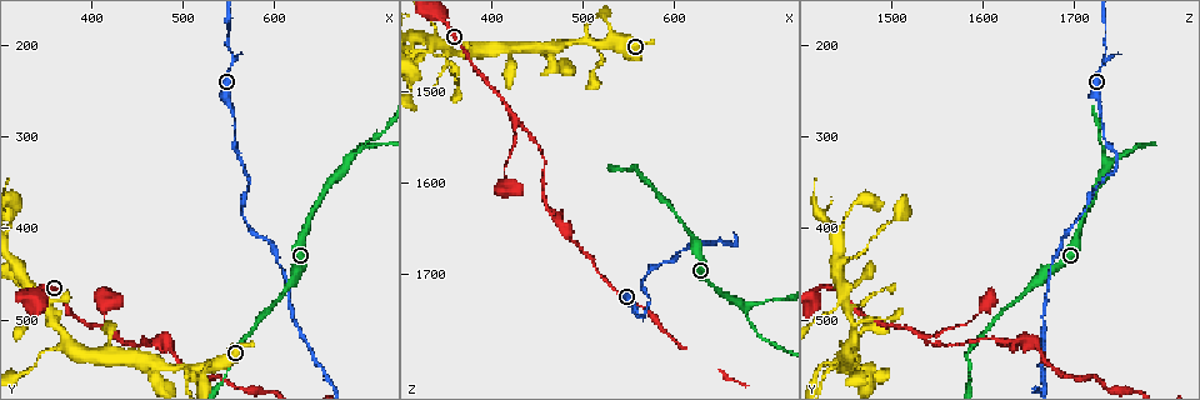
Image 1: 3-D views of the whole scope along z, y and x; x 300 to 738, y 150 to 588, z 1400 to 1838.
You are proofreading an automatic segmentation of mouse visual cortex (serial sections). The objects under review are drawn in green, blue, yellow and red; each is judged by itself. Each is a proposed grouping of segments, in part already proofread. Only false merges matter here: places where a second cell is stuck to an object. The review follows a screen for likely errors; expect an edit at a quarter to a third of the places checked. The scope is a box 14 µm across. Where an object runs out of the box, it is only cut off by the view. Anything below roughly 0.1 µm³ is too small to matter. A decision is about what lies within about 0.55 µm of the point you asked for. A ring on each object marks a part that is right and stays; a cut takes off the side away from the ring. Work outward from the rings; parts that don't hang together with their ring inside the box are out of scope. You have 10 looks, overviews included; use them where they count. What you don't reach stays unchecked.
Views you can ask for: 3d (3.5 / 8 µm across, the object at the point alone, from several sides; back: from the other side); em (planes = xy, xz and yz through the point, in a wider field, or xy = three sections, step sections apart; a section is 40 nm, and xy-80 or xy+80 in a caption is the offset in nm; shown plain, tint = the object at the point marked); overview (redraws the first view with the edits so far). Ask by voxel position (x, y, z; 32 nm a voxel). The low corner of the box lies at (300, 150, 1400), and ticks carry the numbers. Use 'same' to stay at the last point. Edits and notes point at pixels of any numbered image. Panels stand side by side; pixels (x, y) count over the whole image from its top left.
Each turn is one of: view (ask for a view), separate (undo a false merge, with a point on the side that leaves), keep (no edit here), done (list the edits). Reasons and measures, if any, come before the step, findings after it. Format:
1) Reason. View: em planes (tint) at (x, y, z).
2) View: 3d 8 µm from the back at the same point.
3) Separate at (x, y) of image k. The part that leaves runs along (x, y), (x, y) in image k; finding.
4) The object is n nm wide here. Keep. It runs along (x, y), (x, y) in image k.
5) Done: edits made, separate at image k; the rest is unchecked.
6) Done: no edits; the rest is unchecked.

Thick turns thin. View: 3d 3.5 µm at (675, 335, 1735).

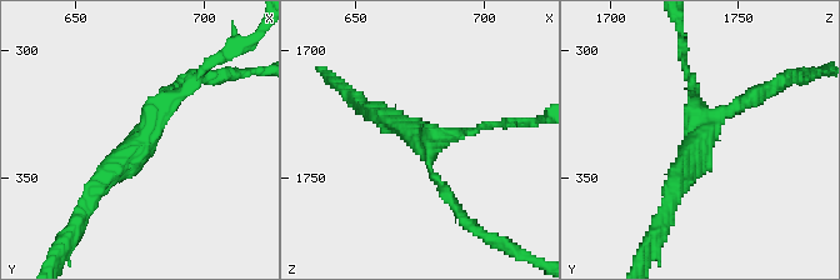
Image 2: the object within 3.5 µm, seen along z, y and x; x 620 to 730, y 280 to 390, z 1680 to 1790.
3 arms meet here; the arms are 150, 150, 250 nm wide; need the tissue. View: em xy step 5 (tint) at (676, 333, 1735).

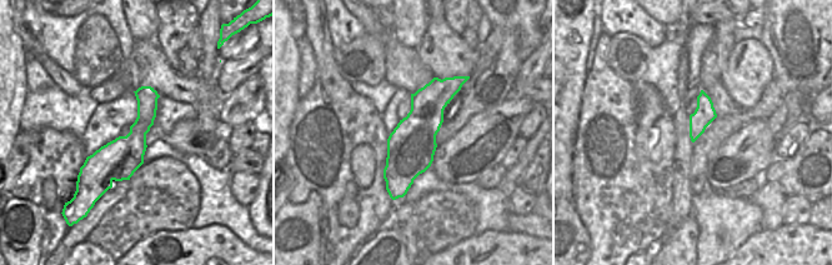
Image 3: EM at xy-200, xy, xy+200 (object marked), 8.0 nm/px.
Keep. Continuous, no second cell.

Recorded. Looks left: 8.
A narrow waist. View: em xy step 3 (tint) at (555, 205, 1730).

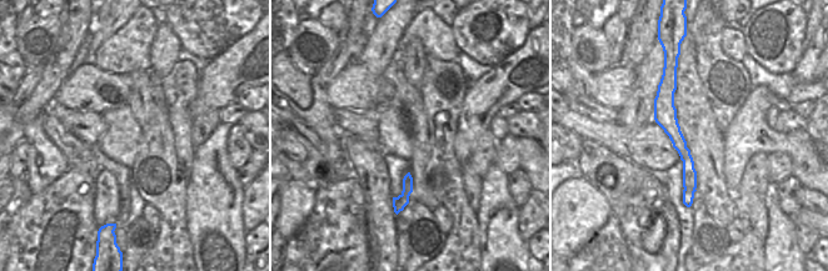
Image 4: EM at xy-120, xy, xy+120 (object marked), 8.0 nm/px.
Wider look. View: 3d 3.5 µm from the back at the same point.

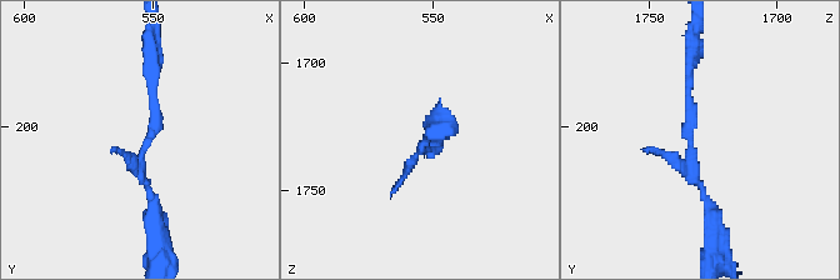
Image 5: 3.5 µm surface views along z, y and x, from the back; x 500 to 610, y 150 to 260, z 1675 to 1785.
Keep. It runs along (714, 228), (691, 178), (689, 58) in image 5; one cell here.

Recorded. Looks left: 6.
Branch point. View: em xy step 1 (tint) at (430, 515, 1530).

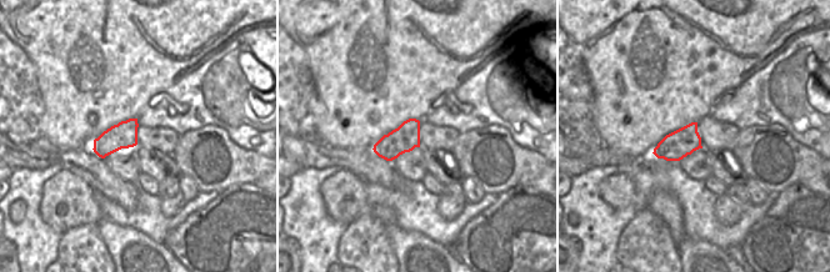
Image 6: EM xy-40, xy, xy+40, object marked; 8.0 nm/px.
View: 3d 3.5 µm at the same point.

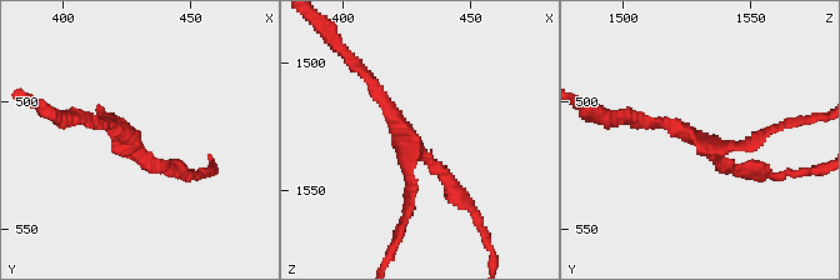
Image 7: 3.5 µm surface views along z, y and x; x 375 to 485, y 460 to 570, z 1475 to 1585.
The object is 220 nm wide here. Keep. It runs along (373, 86), (411, 150), (469, 205) in image 7; one cell here.

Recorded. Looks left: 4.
Branch point. View: 3d 3.5 µm at (505, 550, 1445).

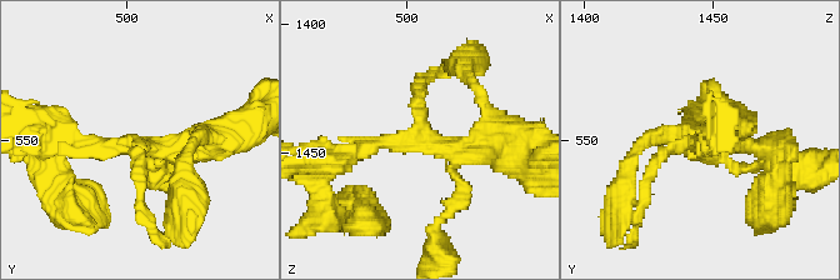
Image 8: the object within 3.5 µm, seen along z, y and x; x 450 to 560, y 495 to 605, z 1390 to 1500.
Need the tissue. View: em xy step 5 (tint) at (506, 552, 1445).

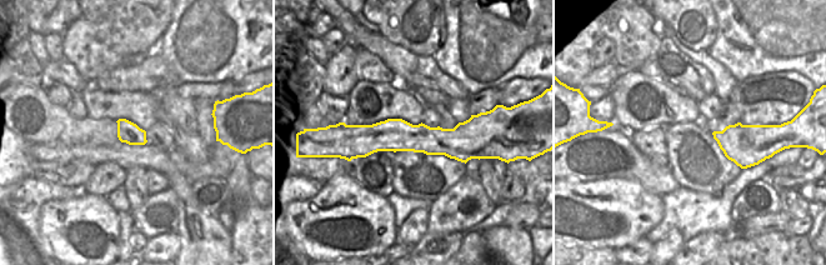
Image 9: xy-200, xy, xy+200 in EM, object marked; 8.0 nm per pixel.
Keep. It runs along (479, 125), (462, 139), (349, 145) in image 9; one cell here.

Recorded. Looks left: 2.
Done: no edits; the rest is unchecked.

